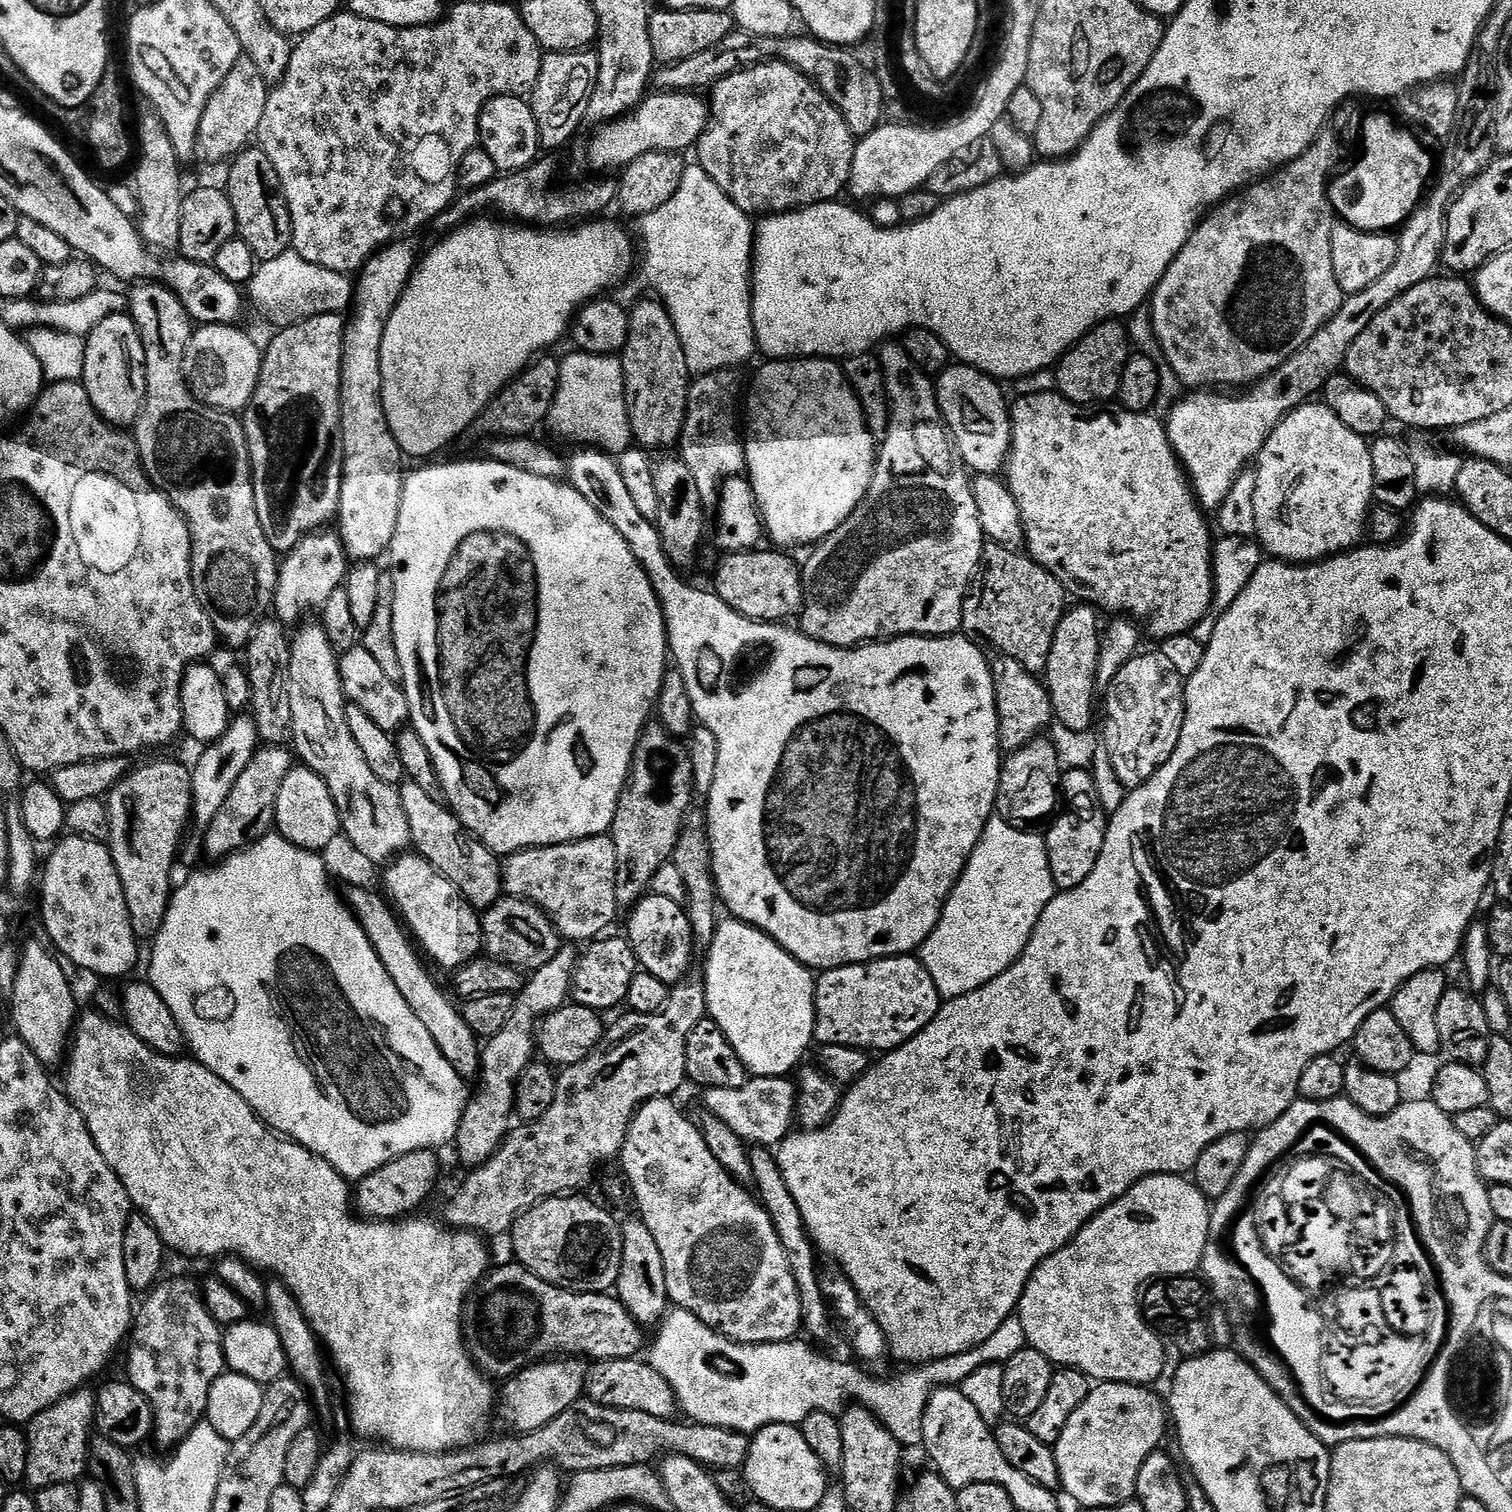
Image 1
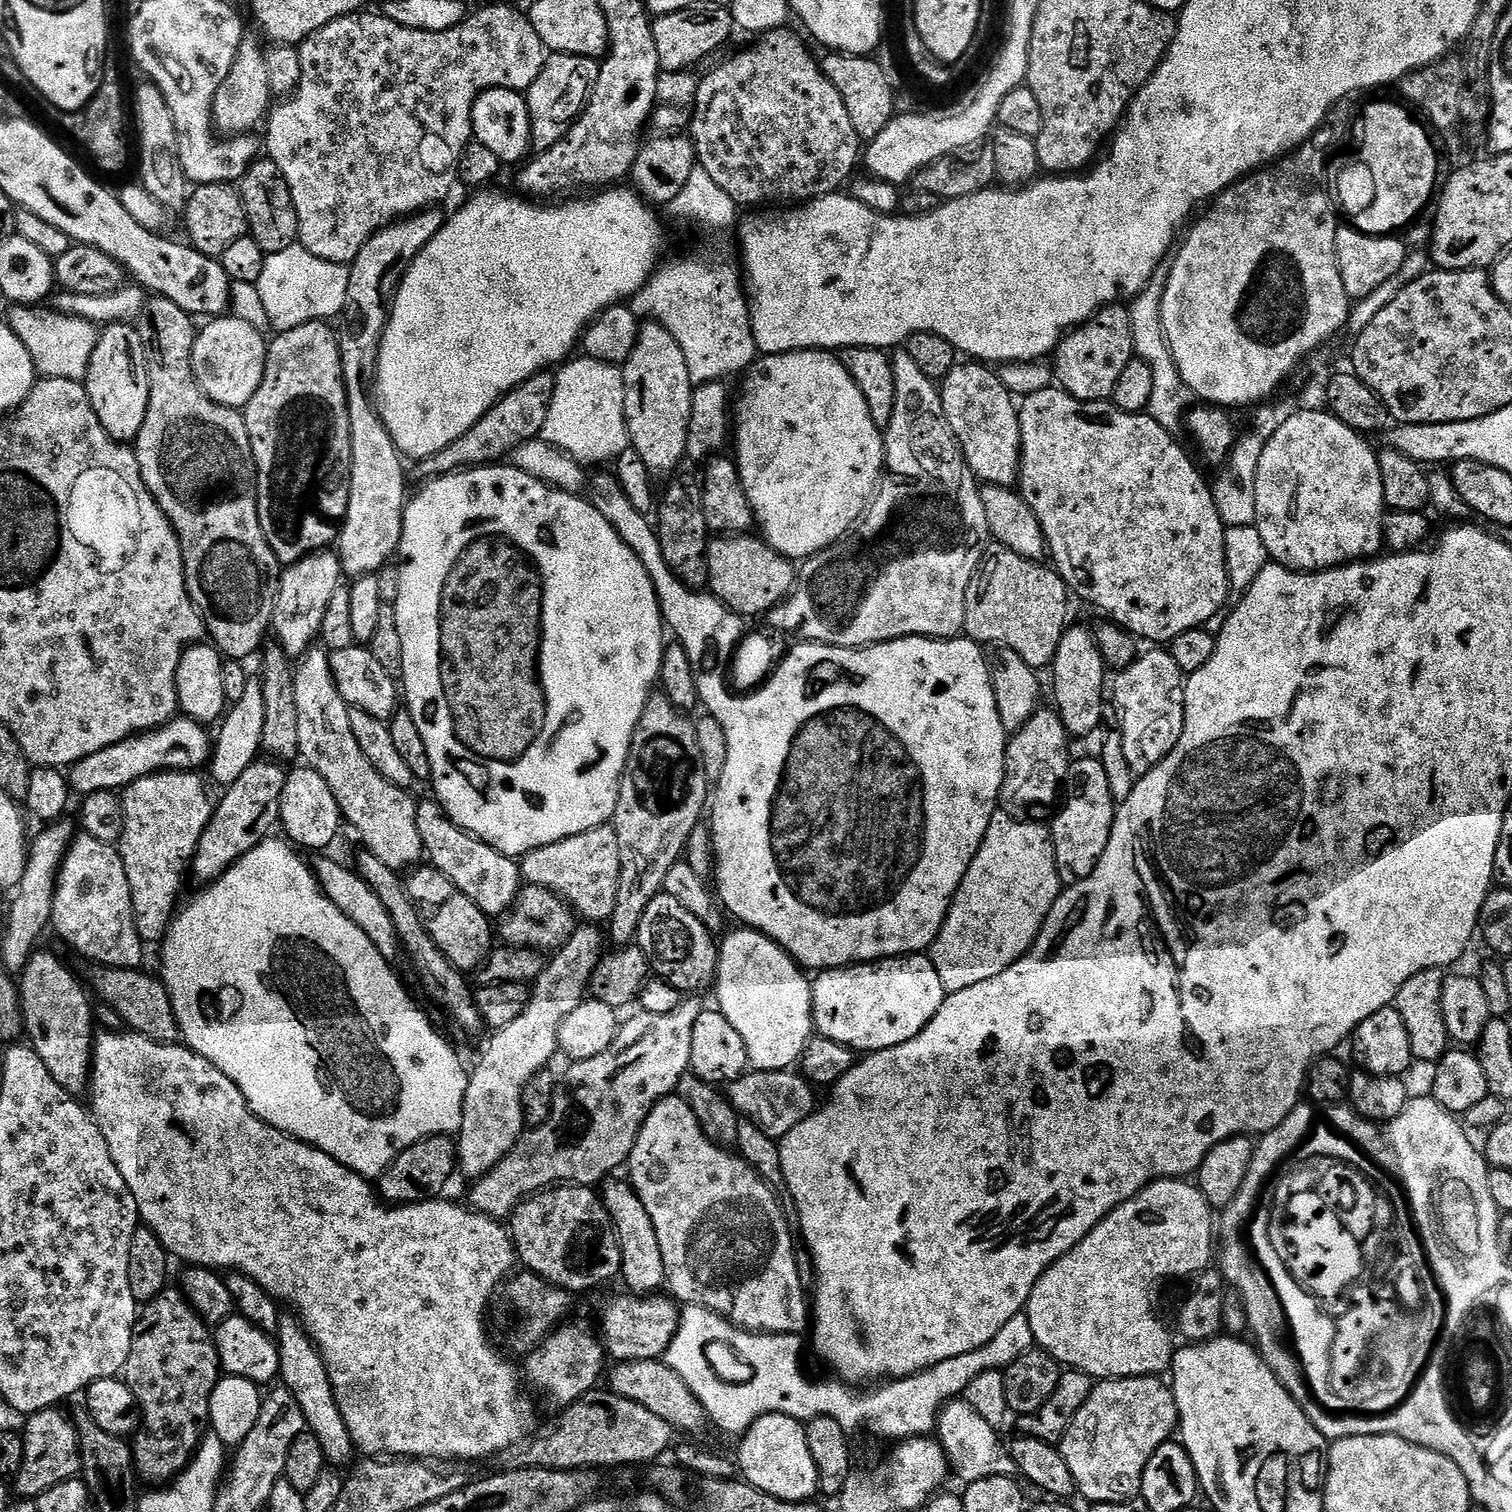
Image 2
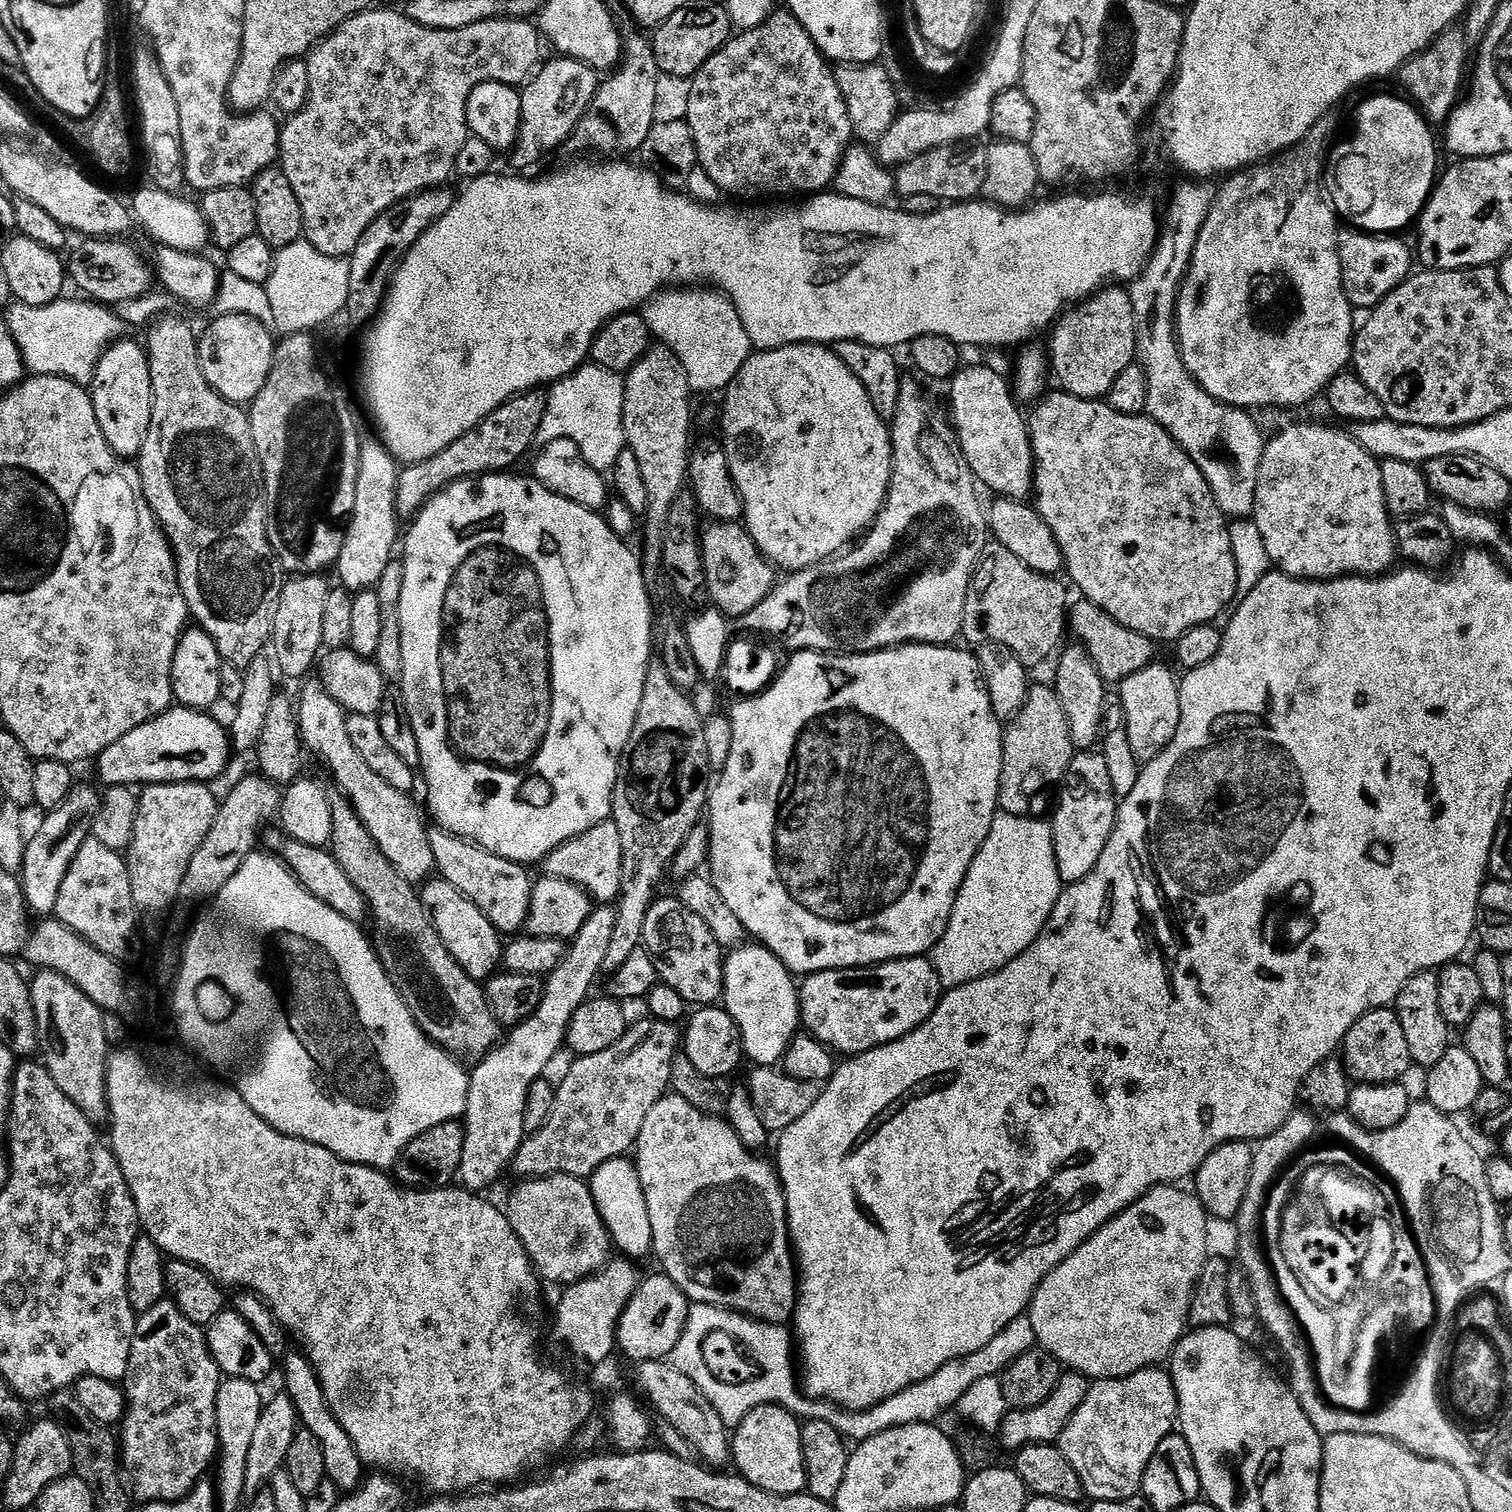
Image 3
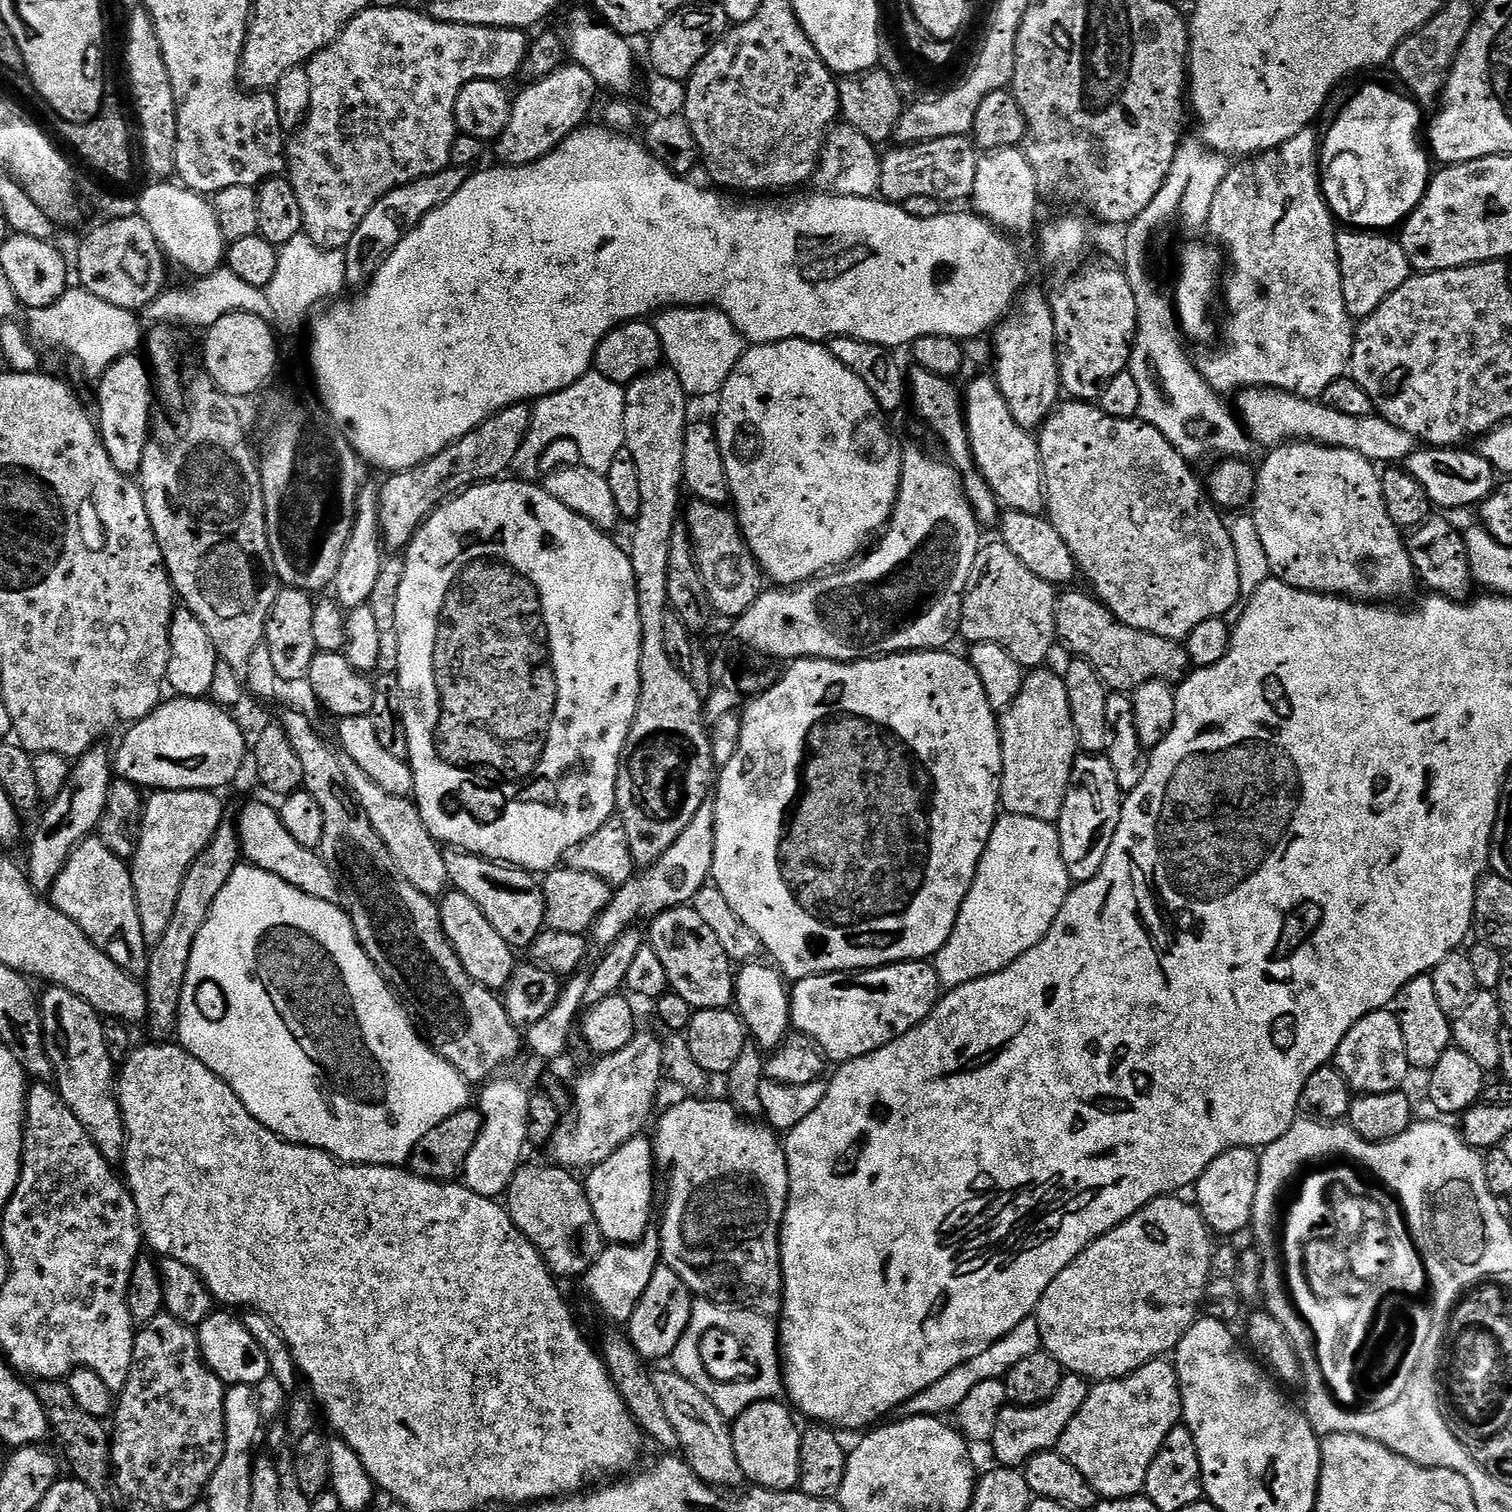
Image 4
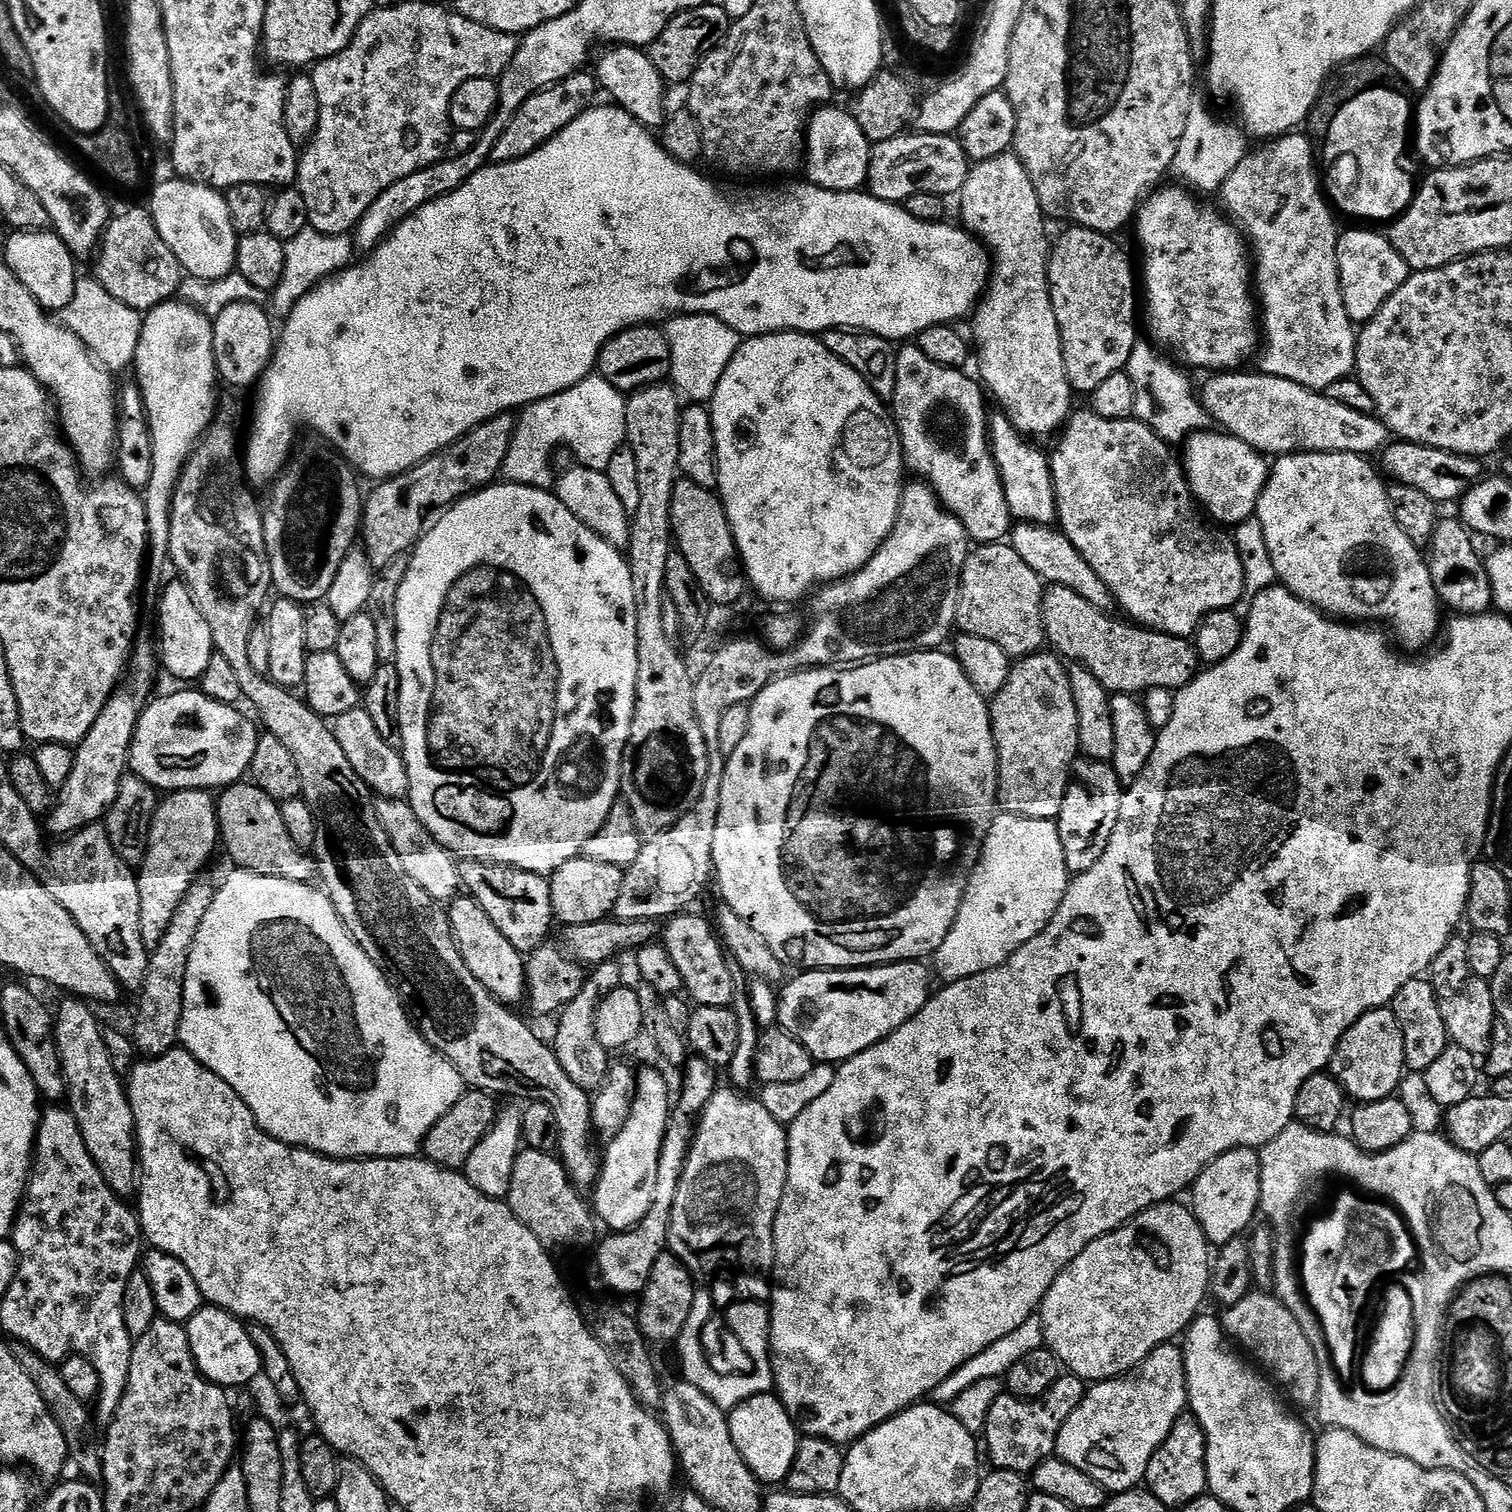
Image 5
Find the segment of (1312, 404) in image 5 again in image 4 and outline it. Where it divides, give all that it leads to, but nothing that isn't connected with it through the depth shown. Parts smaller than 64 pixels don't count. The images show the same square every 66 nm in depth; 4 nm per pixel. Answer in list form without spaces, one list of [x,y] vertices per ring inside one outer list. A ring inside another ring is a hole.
[[[1241,388],[1234,396],[1234,411],[1239,416],[1244,429],[1257,445],[1279,446],[1296,441],[1326,444],[1330,448],[1354,450],[1358,454],[1362,454],[1362,458],[1380,466],[1392,466],[1397,462],[1407,461],[1409,454],[1416,451],[1418,447],[1415,436],[1406,430],[1400,430],[1398,426],[1394,426],[1379,414],[1354,418],[1354,414],[1342,414],[1342,410],[1334,410],[1319,399],[1296,396],[1292,392],[1284,392],[1280,388]]]

